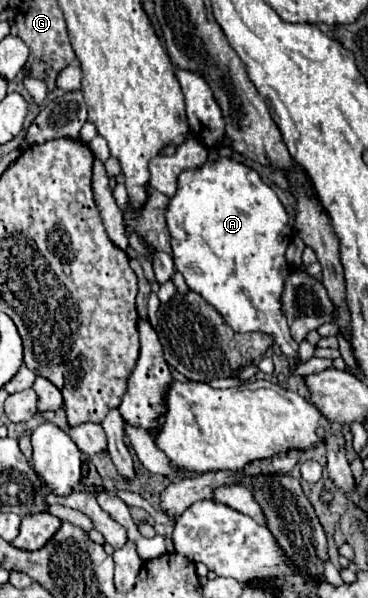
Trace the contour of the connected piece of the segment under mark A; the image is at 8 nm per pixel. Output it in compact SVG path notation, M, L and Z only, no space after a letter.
M229 158L207 160L199 168L185 168L177 176L177 192L169 198L165 212L167 228L171 234L171 248L175 268L185 276L187 286L193 292L199 292L225 322L235 332L267 332L275 338L277 346L295 368L299 366L297 348L299 344L291 338L285 316L281 314L281 292L283 282L289 274L289 264L285 260L285 250L291 242L293 230L289 226L287 212L279 202L277 194L261 180L261 176L247 164Z

